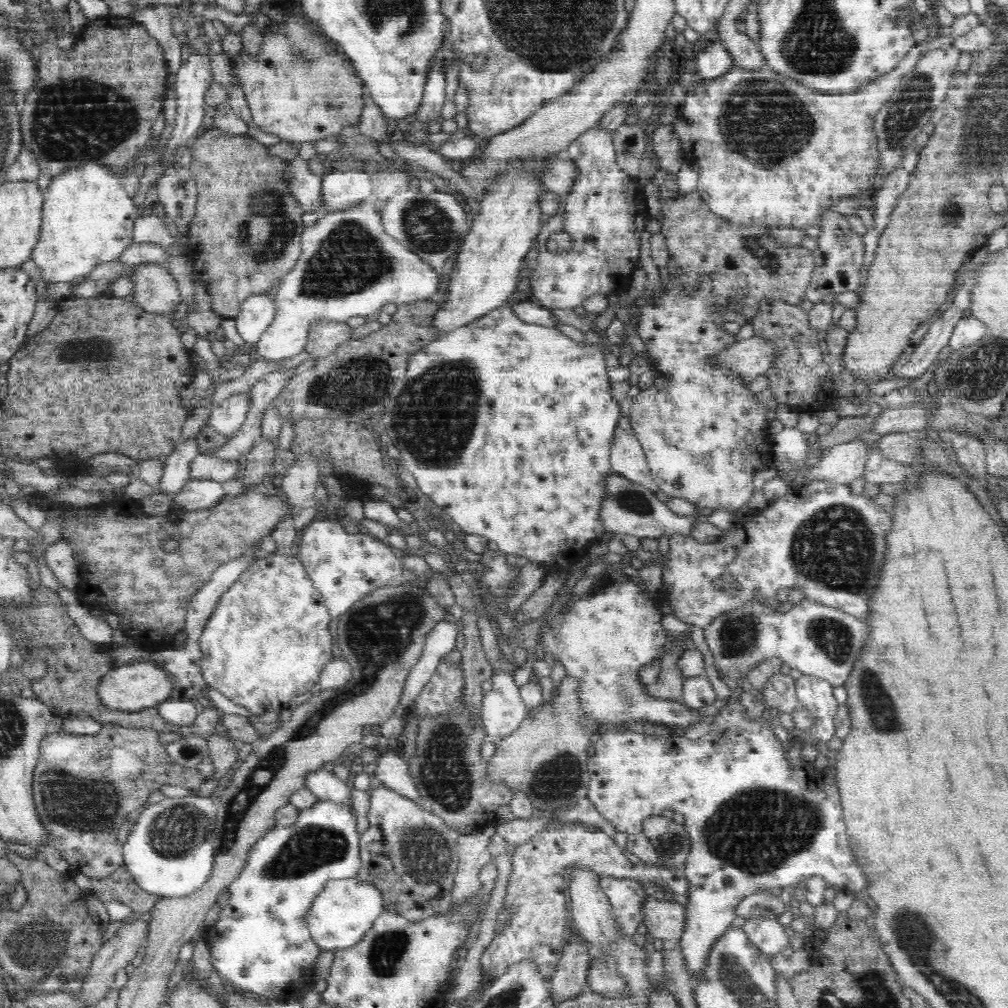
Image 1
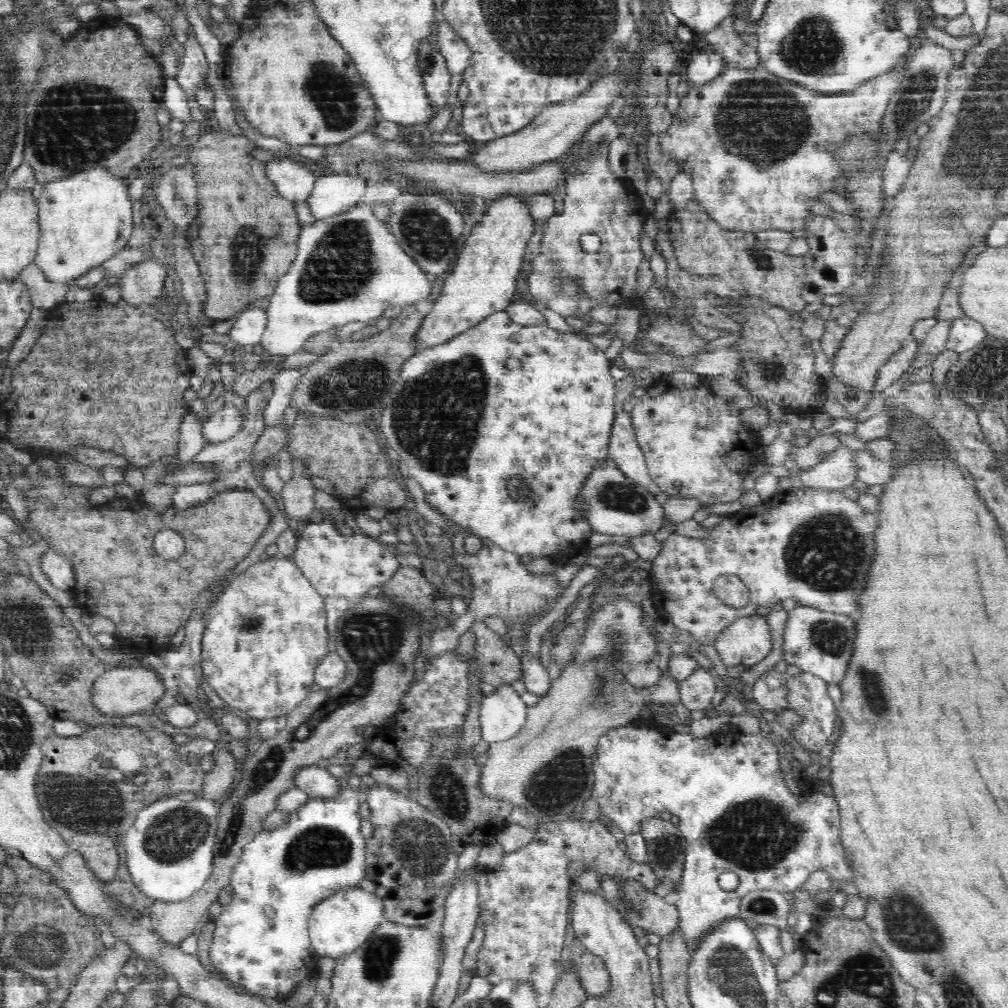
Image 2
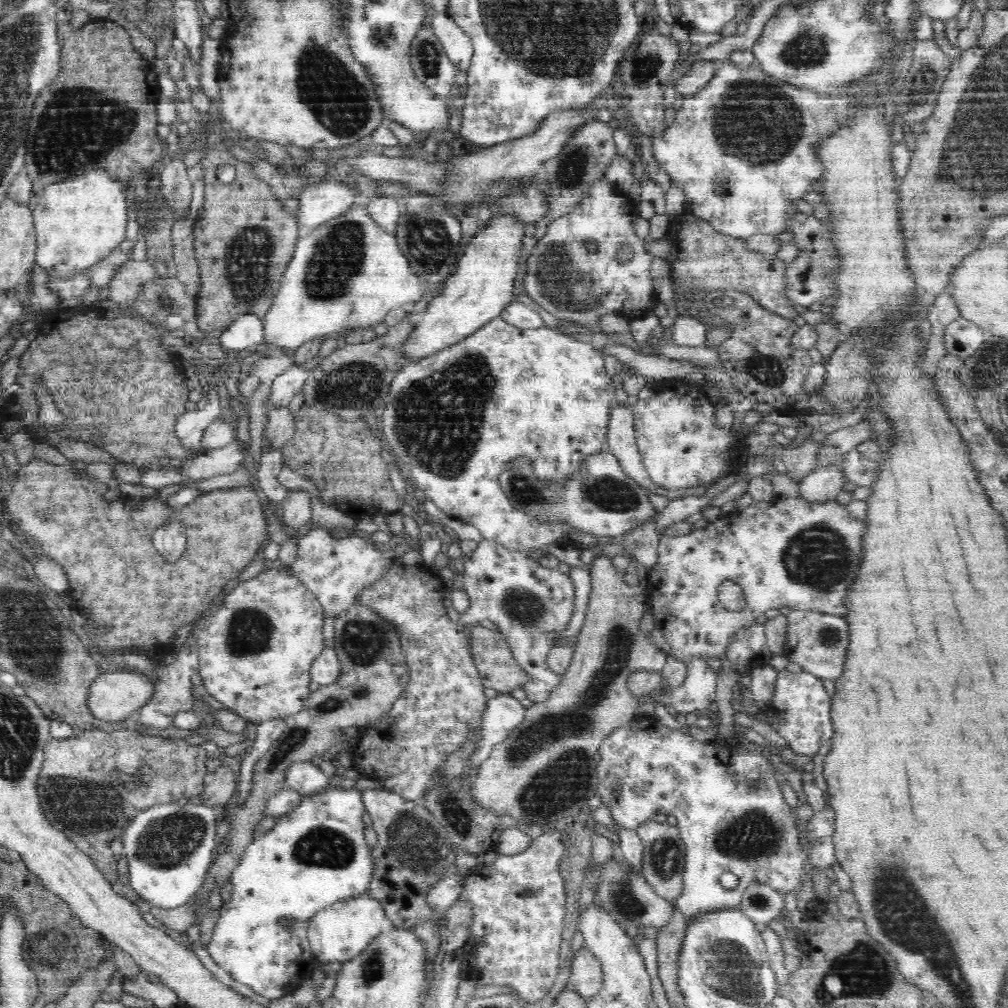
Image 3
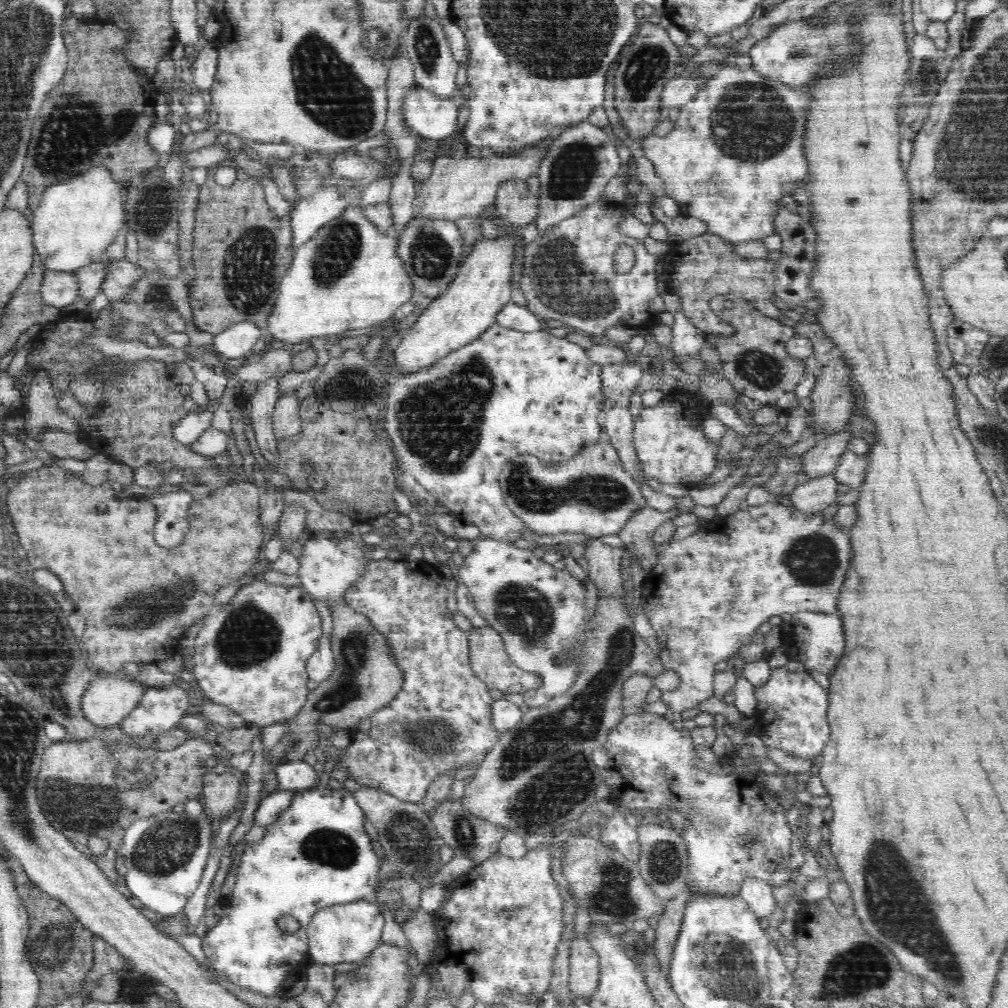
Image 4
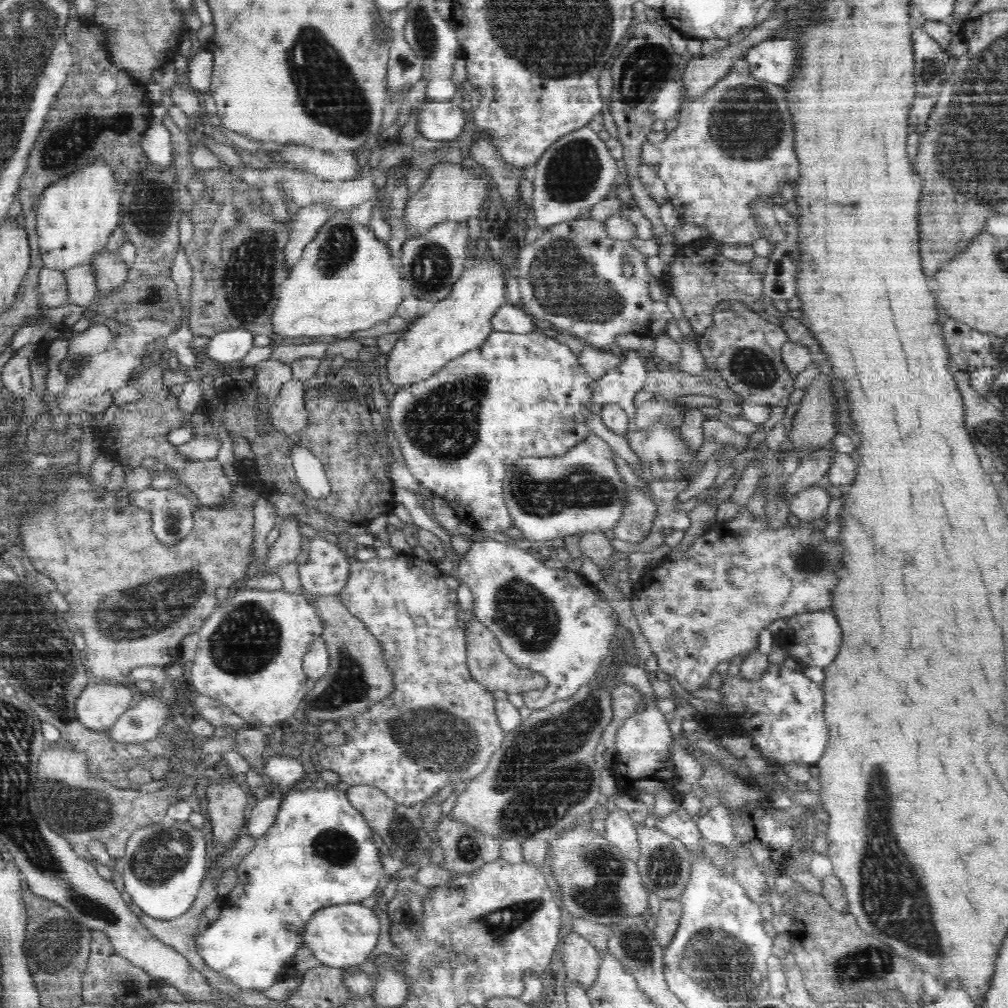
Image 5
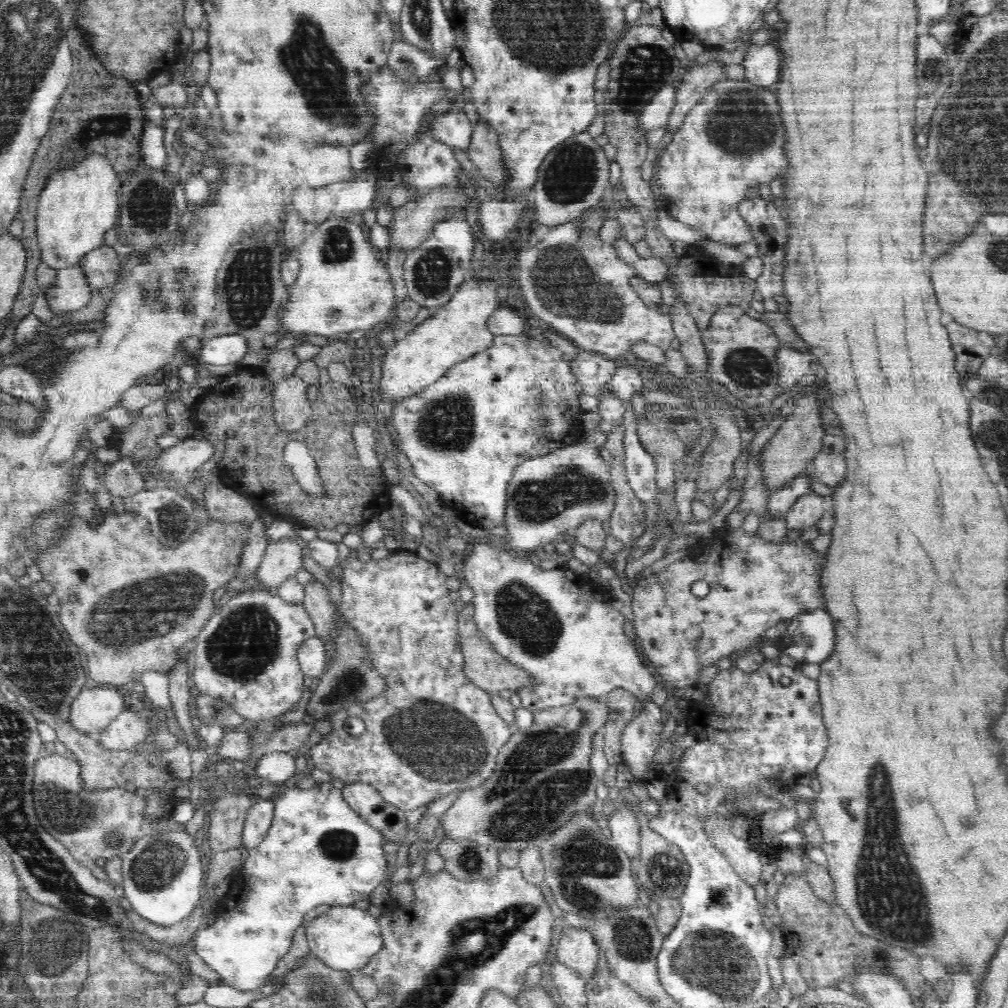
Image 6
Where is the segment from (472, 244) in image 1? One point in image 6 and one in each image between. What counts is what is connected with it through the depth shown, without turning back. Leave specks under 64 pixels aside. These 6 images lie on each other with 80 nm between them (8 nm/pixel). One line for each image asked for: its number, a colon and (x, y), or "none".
2: (483, 281)
3: (483, 285)
4: (481, 289)
5: (462, 321)
6: (460, 330)

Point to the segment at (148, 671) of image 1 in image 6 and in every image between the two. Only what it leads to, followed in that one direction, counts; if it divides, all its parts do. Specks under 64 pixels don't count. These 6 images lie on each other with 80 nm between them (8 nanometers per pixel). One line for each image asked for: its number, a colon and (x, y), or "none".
2: (121, 691)
3: (115, 695)
4: (106, 702)
5: (98, 707)
6: (93, 709)

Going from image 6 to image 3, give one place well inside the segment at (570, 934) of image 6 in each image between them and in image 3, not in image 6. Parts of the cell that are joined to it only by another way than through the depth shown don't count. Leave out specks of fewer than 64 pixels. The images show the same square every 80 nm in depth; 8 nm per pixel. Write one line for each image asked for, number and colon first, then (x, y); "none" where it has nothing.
3: (586, 978)
4: (584, 968)
5: (582, 961)

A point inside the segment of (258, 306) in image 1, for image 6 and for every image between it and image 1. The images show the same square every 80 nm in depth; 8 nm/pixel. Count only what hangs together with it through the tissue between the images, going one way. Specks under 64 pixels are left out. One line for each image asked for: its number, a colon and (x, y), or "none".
2: (248, 329)
3: (246, 330)
4: (237, 341)
5: (230, 345)
6: (227, 348)

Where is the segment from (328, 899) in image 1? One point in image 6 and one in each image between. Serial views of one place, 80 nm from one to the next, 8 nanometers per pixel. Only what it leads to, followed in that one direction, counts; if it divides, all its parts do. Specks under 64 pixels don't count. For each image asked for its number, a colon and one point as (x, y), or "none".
2: (338, 925)
3: (338, 932)
4: (343, 932)
5: (340, 936)
6: (346, 938)

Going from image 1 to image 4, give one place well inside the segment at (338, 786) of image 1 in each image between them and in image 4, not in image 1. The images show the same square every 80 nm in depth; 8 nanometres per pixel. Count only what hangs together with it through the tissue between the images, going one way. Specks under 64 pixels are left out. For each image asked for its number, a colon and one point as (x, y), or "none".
2: (316, 781)
3: (307, 779)
4: (299, 775)

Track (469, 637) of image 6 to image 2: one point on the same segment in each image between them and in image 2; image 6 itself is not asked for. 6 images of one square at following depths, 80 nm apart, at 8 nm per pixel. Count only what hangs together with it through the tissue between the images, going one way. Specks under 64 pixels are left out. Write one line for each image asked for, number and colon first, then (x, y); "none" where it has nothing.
2: (498, 666)
3: (498, 670)
4: (488, 657)
5: (487, 664)

